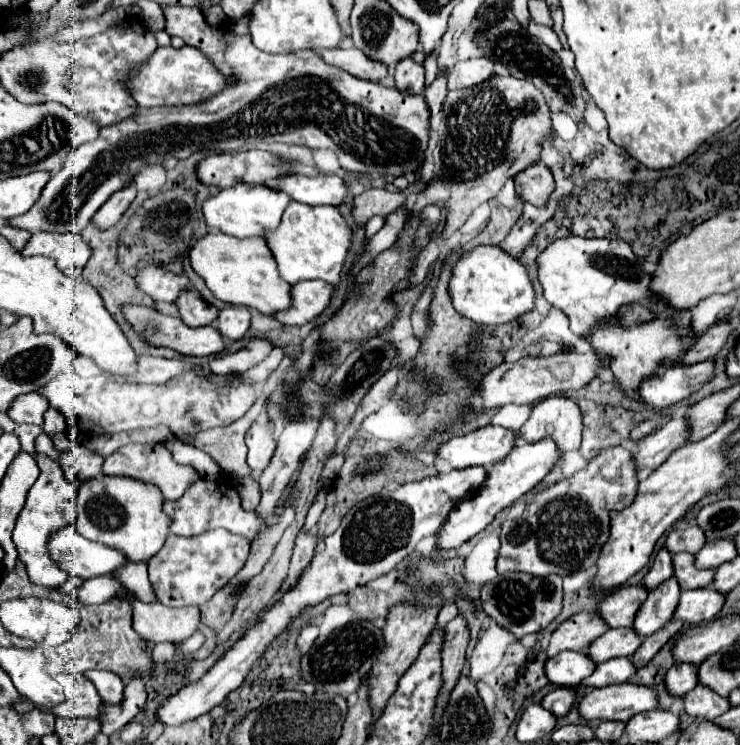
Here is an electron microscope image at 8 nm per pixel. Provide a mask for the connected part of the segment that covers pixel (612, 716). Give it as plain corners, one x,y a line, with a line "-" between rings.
612,684
592,688
580,702
580,714
586,720
620,720
628,722
640,712
658,708
658,692
644,684

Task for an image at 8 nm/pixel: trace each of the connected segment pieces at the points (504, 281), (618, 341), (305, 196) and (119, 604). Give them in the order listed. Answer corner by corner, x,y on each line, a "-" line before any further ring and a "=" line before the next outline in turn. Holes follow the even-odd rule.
478,246
464,252
454,266
450,294
454,308
468,320
482,326
512,322
528,314
536,302
536,292
526,268
498,246
=
568,236
554,240
538,256
538,280
542,284
544,298
568,316
570,330
580,338
586,338
598,354
612,356
610,370
616,374
620,388
628,396
634,396
642,380
664,370
664,358
676,360
696,340
696,334
690,328
690,312
668,310
664,302
656,302
656,298
652,298
652,292
648,290
650,274
642,268
638,270
630,244
620,238
588,240
580,236
-
632,302
654,306
652,312
656,318
640,326
620,326
614,314
620,304
=
288,174
280,178
278,190
288,194
296,202
304,202
312,206
318,206
318,204
338,206
344,202
348,194
342,178
330,176
330,174
318,174
318,176
=
112,600
106,602
104,606
92,606
86,608
80,606
82,610
82,620
80,620
80,628
72,634
72,638
68,642
64,642
58,648
48,648
46,658
48,664
54,660
54,656
60,656
60,662
66,662
70,672
84,672
90,668
98,668
98,670
110,670
116,672
122,682
130,682
132,674
136,670
144,670
146,674
154,668
152,658
148,658
142,650
142,642
140,636
134,632
132,628
132,606
126,600

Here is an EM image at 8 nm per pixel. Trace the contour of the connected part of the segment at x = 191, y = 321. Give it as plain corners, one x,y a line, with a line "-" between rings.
182,290
174,300
178,308
178,316
188,326
208,326
216,320
218,310
208,304
198,290

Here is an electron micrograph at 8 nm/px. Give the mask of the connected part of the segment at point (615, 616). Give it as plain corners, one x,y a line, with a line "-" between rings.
642,584
624,586
624,588
618,588
618,590
610,592
602,600
598,612
612,628
632,626
634,618
636,618
636,612
640,610
646,596
648,596
648,590

